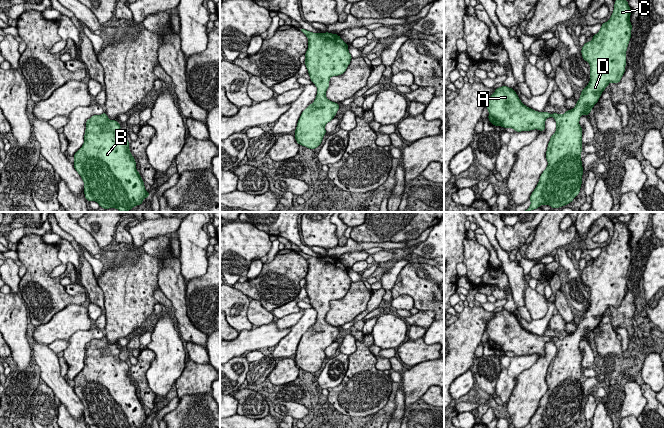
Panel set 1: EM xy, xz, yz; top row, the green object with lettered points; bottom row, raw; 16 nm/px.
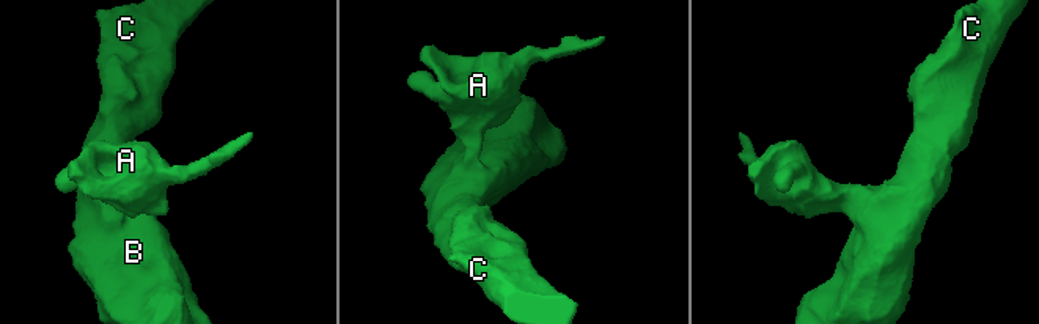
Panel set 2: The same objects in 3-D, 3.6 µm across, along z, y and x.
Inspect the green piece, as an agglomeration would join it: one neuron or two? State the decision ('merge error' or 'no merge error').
no merge error

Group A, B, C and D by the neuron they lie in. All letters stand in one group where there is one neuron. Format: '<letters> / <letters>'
A B C D

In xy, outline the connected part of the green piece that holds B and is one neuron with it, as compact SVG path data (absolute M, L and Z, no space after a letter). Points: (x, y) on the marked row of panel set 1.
M104 112L101 115L93 115L86 121L86 130L83 146L74 154L73 162L75 170L84 181L85 199L96 201L104 209L116 208L121 212L127 212L136 205L141 205L143 199L148 198L140 173L136 170L135 158L130 153L129 142L120 135L121 125L116 120L109 120Z

